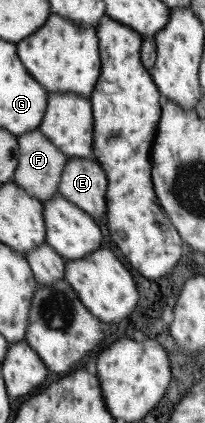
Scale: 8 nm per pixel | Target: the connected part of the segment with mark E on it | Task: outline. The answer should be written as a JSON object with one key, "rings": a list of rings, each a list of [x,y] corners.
{"rings":[[[68,157],[64,163],[57,192],[87,212],[98,224],[104,222],[106,178],[90,158]]]}

